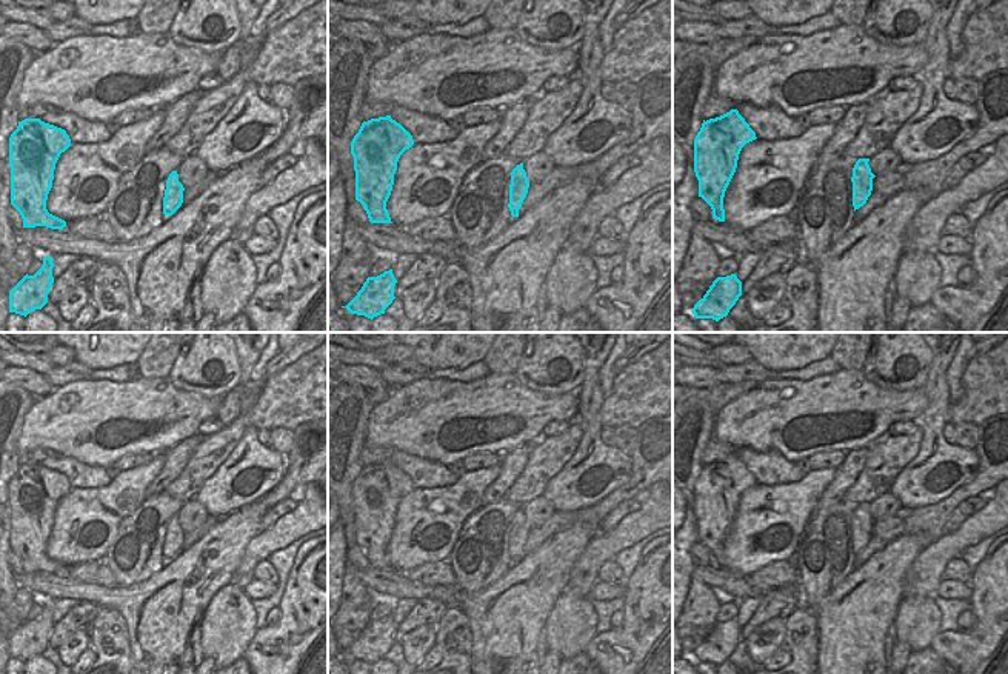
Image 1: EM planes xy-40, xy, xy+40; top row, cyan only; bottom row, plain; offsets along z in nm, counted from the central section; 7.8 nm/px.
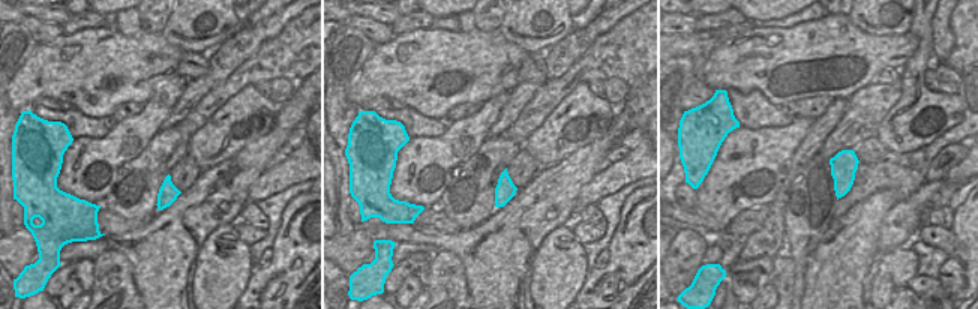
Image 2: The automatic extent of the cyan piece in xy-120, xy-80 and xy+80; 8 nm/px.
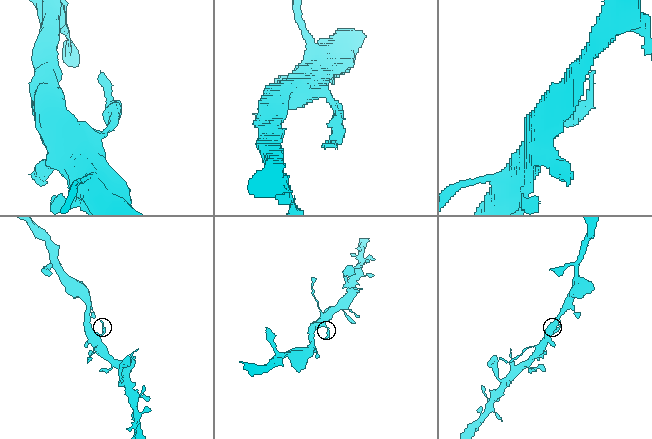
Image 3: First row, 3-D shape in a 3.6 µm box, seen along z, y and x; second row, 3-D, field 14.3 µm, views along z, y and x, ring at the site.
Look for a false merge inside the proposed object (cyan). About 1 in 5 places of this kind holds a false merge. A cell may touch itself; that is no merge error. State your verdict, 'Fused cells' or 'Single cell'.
Single cell

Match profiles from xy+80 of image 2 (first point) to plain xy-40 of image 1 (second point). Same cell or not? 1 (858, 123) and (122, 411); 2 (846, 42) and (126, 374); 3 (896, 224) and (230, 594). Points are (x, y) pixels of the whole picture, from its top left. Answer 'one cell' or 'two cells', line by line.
1: two cells
2: two cells
3: two cells

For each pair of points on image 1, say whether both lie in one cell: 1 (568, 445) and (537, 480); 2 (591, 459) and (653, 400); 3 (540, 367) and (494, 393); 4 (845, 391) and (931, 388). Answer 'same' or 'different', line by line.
1: same
2: different
3: different
4: different

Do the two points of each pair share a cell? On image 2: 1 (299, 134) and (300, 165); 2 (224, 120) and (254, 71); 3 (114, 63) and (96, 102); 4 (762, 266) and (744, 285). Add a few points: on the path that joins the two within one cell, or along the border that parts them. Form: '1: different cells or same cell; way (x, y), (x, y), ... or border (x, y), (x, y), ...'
1: different cells; border (306, 135), (294, 150)
2: different cells; border (252, 84), (237, 90), (218, 110)
3: same cell; way (105, 72), (101, 77), (101, 87), (96, 93)
4: same cell; way (758, 269), (750, 281)

